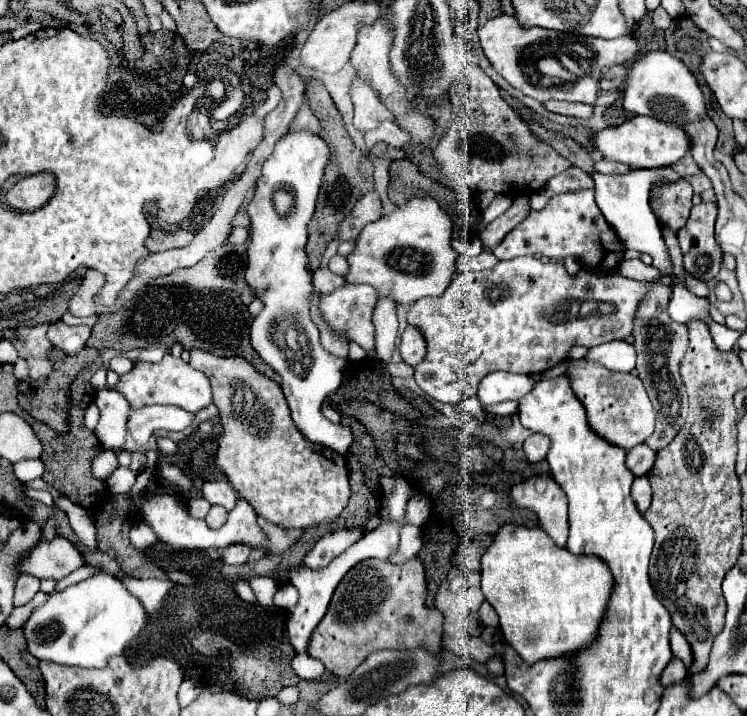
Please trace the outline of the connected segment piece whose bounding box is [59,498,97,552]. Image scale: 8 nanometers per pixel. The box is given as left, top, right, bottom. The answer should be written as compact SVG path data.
M69 498L59 500L59 506L61 506L61 510L67 512L69 524L71 524L75 536L79 538L81 546L89 552L95 552L97 550L97 536L95 536L95 524L93 524L89 512L83 506L73 504Z

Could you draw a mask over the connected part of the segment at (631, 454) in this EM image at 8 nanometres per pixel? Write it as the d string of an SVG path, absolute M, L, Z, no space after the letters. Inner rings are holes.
M637 444L627 452L627 468L633 470L635 476L647 474L653 468L655 462L655 450L651 450L647 444Z

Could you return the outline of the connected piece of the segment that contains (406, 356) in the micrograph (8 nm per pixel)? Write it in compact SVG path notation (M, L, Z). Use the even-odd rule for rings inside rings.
M407 326L405 332L401 334L399 350L401 358L415 368L425 358L425 340L421 338L421 334L417 334L417 330L413 330L413 326Z

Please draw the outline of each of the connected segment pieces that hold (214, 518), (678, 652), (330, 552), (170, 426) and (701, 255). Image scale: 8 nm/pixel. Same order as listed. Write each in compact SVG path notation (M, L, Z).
M211 506L205 522L209 524L209 528L221 528L221 524L225 524L227 520L227 510L221 506Z
M673 628L673 636L671 636L671 650L673 650L673 656L679 658L687 666L687 670L691 670L691 666L693 666L691 646L685 640L685 636L679 630L675 630L675 628Z
M381 510L381 516L371 518L371 520L365 524L365 528L361 528L361 530L339 530L339 532L329 532L329 534L325 534L325 536L315 544L315 548L311 550L311 554L303 560L305 566L311 568L311 570L319 570L319 568L327 566L337 554L345 552L345 550L347 550L353 542L357 542L365 532L377 528L377 526L379 526L381 522L385 522L385 520L387 520L387 518L385 518L385 512Z
M145 406L131 410L129 414L129 432L139 446L149 444L149 434L155 430L185 430L195 420L193 412L187 412L179 406Z
M701 202L691 208L687 224L677 232L685 270L703 282L715 278L721 268L723 252L715 242L715 218L717 204Z

